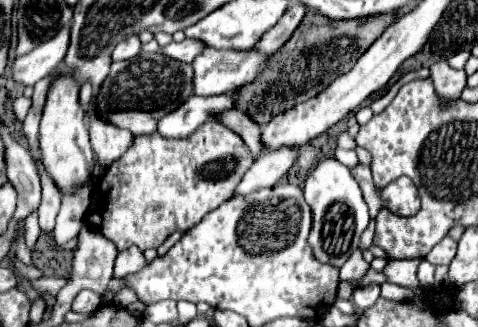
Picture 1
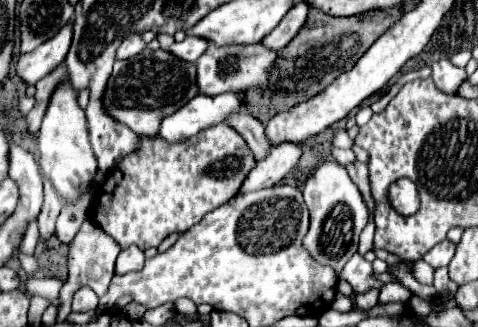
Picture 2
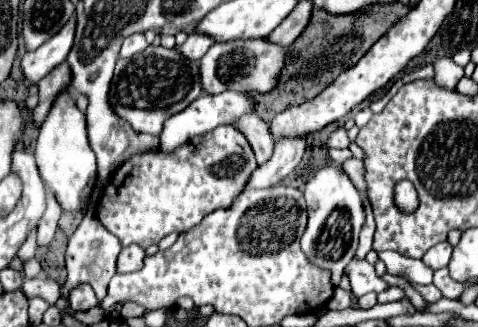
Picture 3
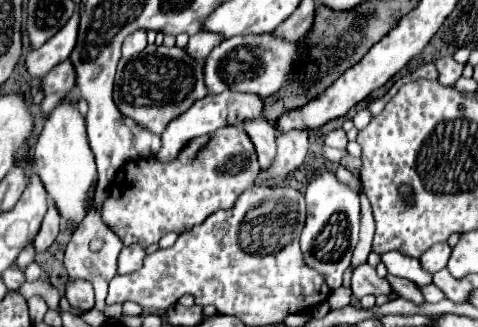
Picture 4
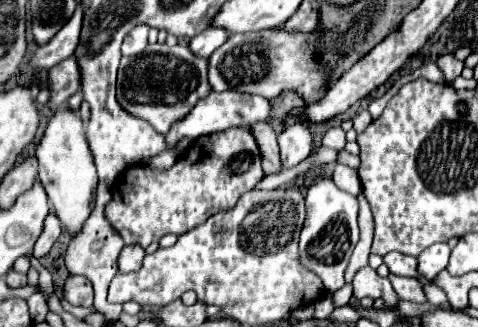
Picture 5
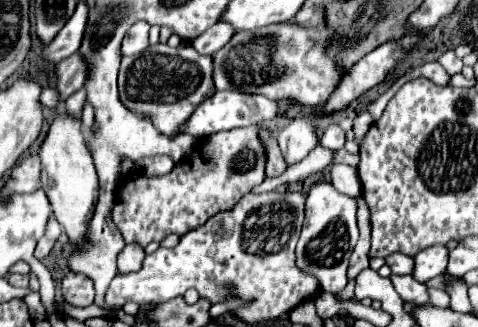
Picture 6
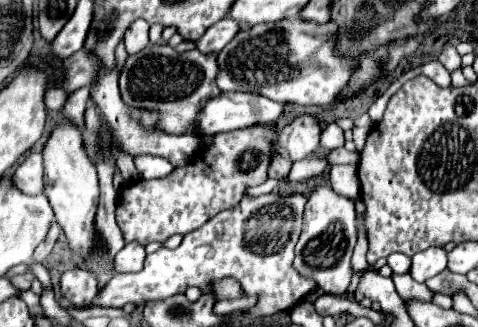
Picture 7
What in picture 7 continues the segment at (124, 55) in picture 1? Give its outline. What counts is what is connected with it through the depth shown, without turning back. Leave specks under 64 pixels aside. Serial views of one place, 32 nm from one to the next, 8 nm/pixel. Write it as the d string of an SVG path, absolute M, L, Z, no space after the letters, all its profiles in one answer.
M134 20L130 24L130 28L124 34L128 54L136 54L142 48L146 48L146 44L148 44L148 28L150 28L150 24L146 20Z

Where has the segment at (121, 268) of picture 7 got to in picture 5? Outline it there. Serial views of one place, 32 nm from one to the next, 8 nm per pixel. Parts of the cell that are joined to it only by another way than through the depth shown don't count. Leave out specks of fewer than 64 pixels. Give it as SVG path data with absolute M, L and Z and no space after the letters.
M138 244L124 246L122 252L120 252L120 256L118 256L118 270L120 270L120 274L128 274L128 272L140 270L142 258L144 258L142 246L138 246Z

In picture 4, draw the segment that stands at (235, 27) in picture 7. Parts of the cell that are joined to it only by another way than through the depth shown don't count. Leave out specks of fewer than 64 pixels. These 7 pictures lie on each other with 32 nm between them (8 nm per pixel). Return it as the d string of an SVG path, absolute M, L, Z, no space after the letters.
M198 32L196 36L190 36L190 42L188 42L188 46L186 46L186 50L190 52L190 56L192 58L196 58L196 60L202 60L202 58L206 58L210 52L212 52L212 48L216 46L216 44L220 44L224 40L224 36L220 34L220 32Z

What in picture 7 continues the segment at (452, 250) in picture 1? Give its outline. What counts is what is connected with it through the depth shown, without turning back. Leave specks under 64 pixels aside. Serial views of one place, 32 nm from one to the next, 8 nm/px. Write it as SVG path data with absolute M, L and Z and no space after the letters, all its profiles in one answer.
M428 248L412 256L410 276L416 282L426 282L446 268L446 252L442 248Z

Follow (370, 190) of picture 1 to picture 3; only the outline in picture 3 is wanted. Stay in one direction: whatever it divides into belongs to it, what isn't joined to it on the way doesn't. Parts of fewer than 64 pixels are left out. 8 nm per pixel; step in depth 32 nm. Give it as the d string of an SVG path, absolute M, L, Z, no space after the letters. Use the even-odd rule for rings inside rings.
M353 157L350 158L350 160L346 160L346 162L342 164L342 168L348 172L350 180L352 180L352 182L360 188L360 192L364 194L364 192L366 192L366 188L364 188L364 162ZM402 182L400 186L396 186L396 204L408 210L416 208L416 190L408 182Z

